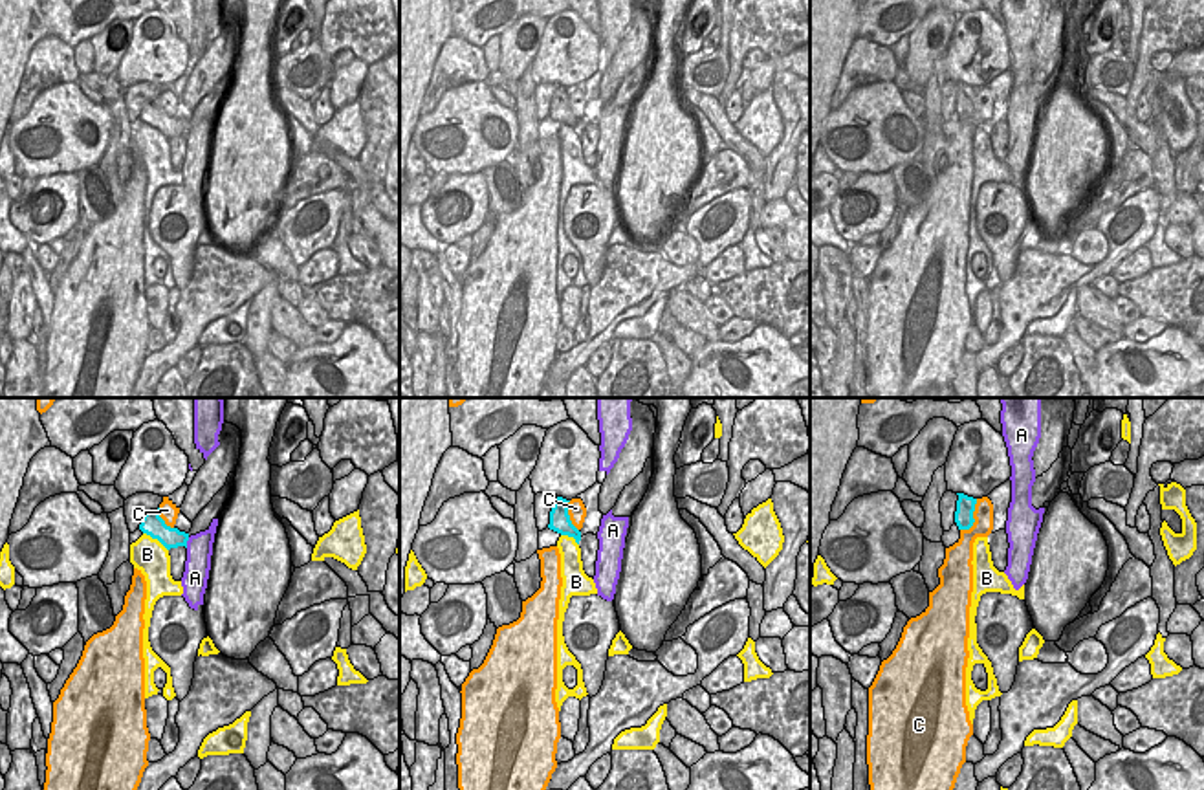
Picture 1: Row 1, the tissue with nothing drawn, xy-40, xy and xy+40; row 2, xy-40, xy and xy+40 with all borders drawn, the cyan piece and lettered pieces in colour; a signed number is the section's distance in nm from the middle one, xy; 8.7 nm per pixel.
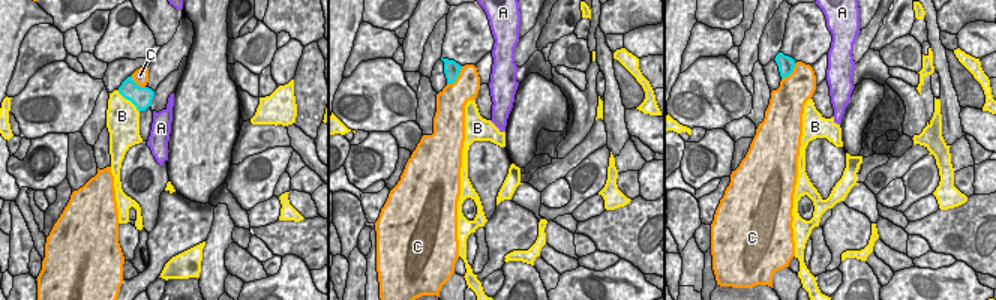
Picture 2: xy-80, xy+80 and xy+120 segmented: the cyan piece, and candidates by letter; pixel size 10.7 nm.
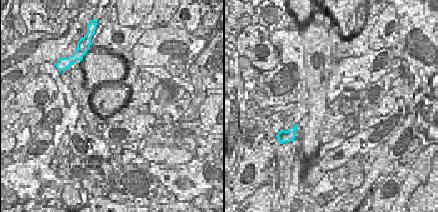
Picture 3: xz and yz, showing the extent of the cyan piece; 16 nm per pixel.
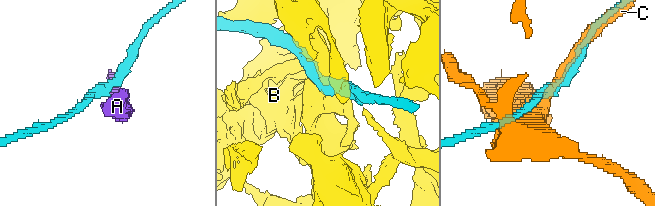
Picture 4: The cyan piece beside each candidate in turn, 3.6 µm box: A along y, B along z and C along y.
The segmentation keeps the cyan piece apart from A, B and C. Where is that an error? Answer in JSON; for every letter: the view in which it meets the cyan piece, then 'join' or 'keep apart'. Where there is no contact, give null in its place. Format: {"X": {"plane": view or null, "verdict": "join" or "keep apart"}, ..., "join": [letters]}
{"A": {"plane": "xy-40", "verdict": "keep apart"}, "B": {"plane": "xy-40", "verdict": "keep apart"}, "C": {"plane": "xy+40", "verdict": "keep apart"}, "join": []}

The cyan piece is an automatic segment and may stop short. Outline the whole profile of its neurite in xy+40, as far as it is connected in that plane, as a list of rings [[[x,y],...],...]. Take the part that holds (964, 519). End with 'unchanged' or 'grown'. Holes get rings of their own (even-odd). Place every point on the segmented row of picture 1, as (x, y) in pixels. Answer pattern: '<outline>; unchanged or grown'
[[[957,493],[957,495],[958,500],[957,500],[955,522],[958,530],[969,530],[975,522],[973,511],[975,511],[977,499],[968,497],[964,493]]]; unchanged

